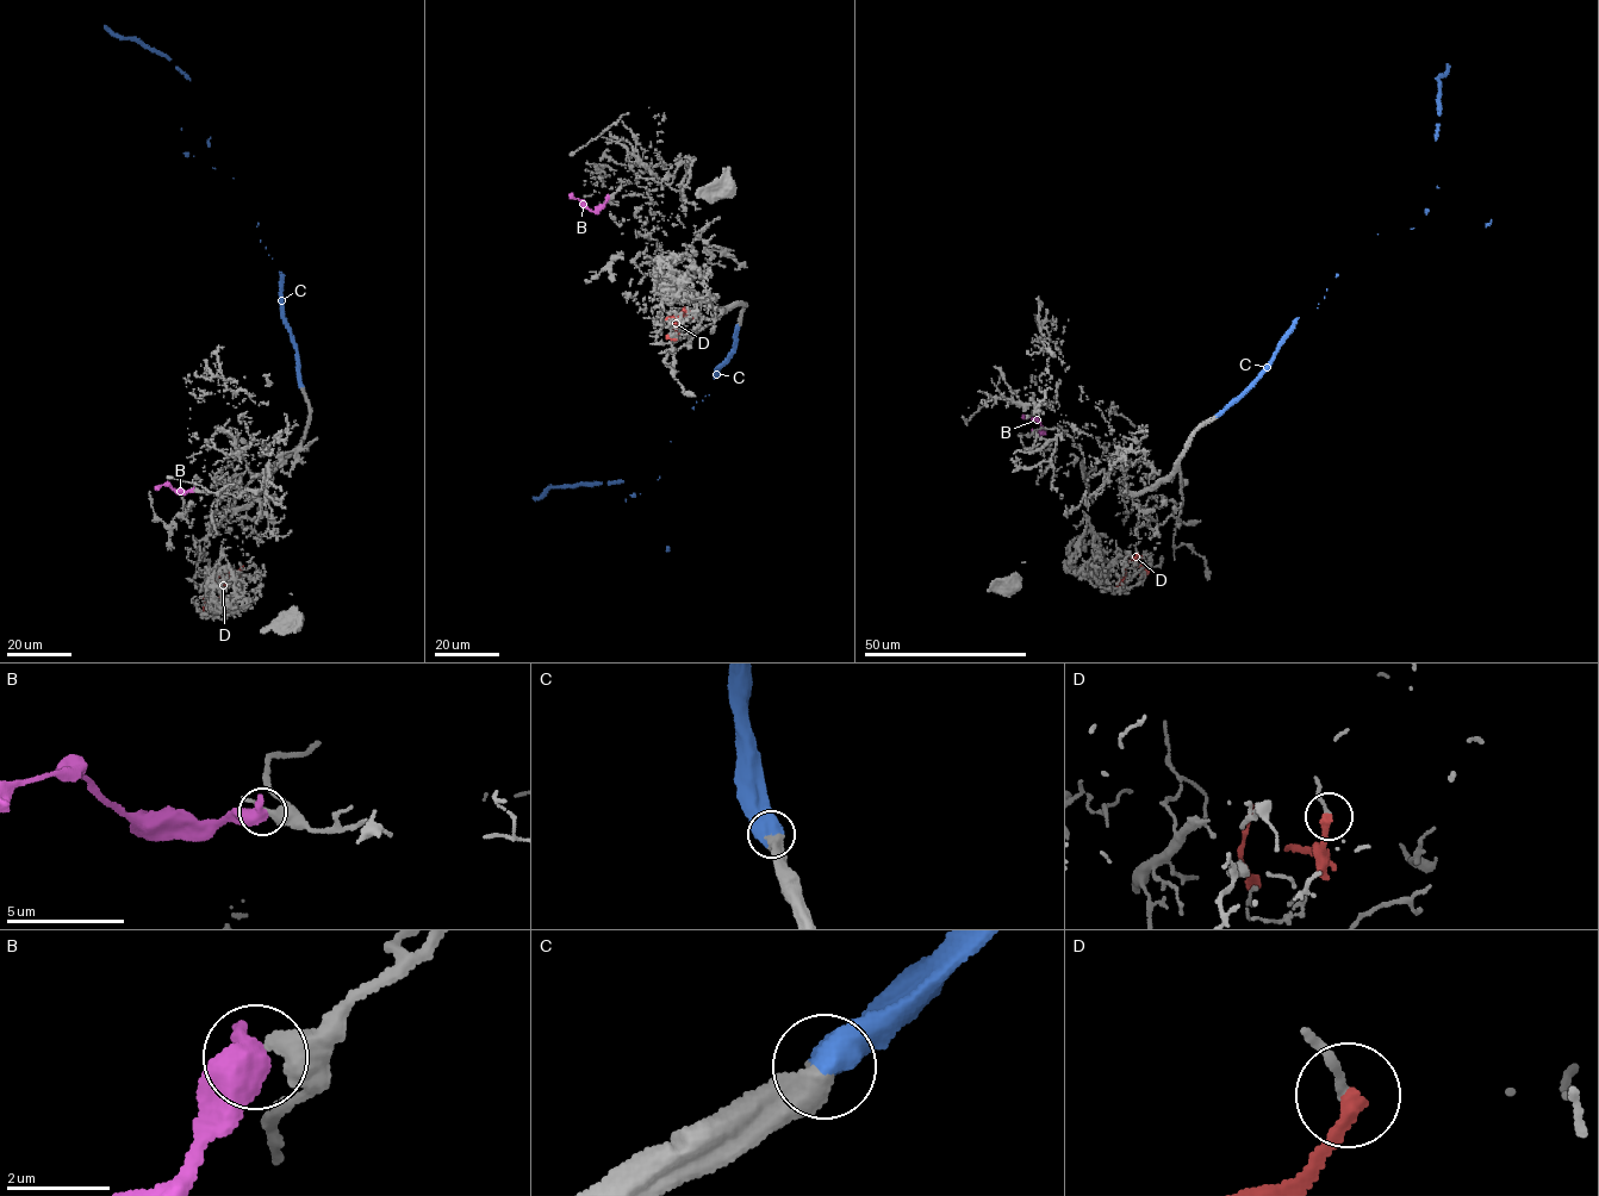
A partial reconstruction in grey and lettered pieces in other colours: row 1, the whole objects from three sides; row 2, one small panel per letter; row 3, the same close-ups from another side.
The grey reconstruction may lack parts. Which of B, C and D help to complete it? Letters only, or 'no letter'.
C

